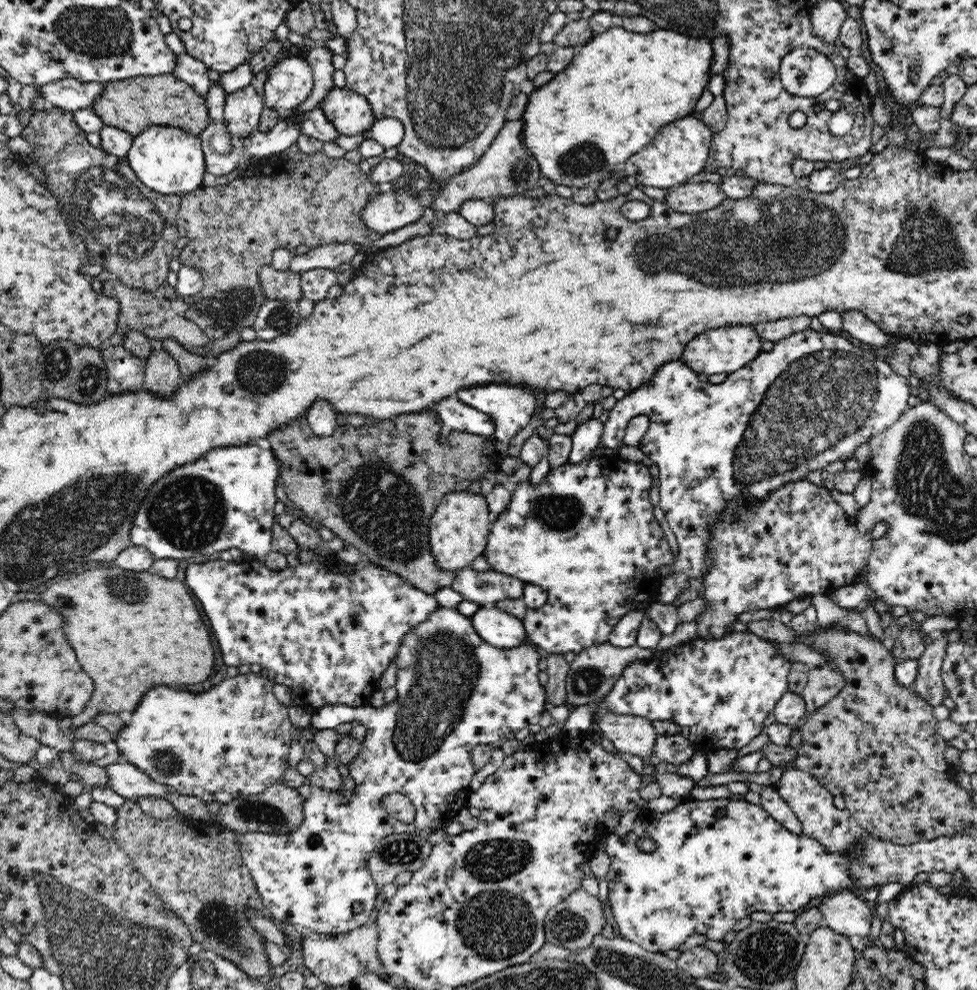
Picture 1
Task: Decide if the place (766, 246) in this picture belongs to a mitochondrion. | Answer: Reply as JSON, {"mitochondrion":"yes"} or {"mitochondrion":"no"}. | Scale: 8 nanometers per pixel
{"mitochondrion":"yes"}

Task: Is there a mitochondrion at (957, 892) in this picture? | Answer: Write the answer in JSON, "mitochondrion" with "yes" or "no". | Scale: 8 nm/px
{"mitochondrion":"no"}

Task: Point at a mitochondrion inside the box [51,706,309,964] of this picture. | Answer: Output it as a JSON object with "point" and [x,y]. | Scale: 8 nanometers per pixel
{"point":[218,922]}

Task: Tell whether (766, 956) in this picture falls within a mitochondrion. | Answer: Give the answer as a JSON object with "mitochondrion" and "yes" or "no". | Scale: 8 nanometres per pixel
{"mitochondrion":"yes"}

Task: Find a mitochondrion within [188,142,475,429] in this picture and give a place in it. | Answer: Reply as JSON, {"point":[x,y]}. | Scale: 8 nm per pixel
{"point":[263,373]}

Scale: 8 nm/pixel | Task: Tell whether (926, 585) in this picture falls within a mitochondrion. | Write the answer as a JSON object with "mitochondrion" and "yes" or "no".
{"mitochondrion":"no"}

